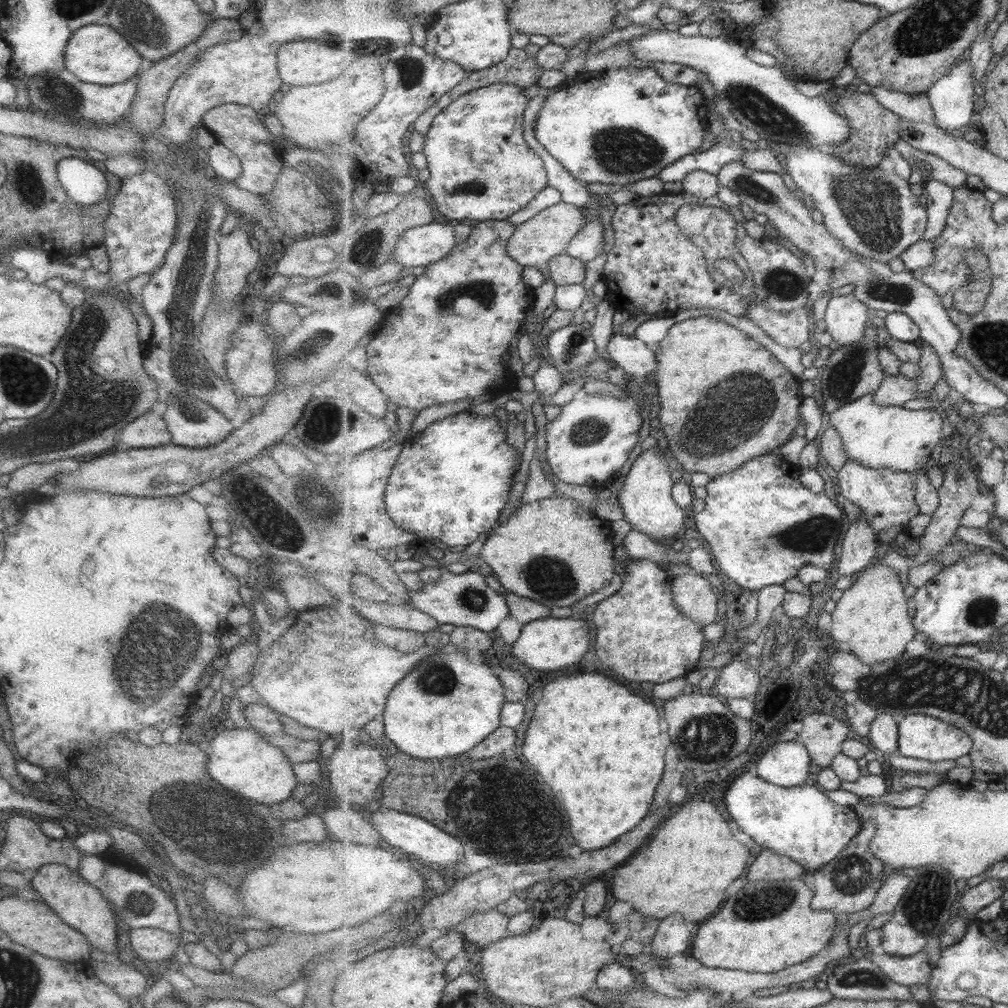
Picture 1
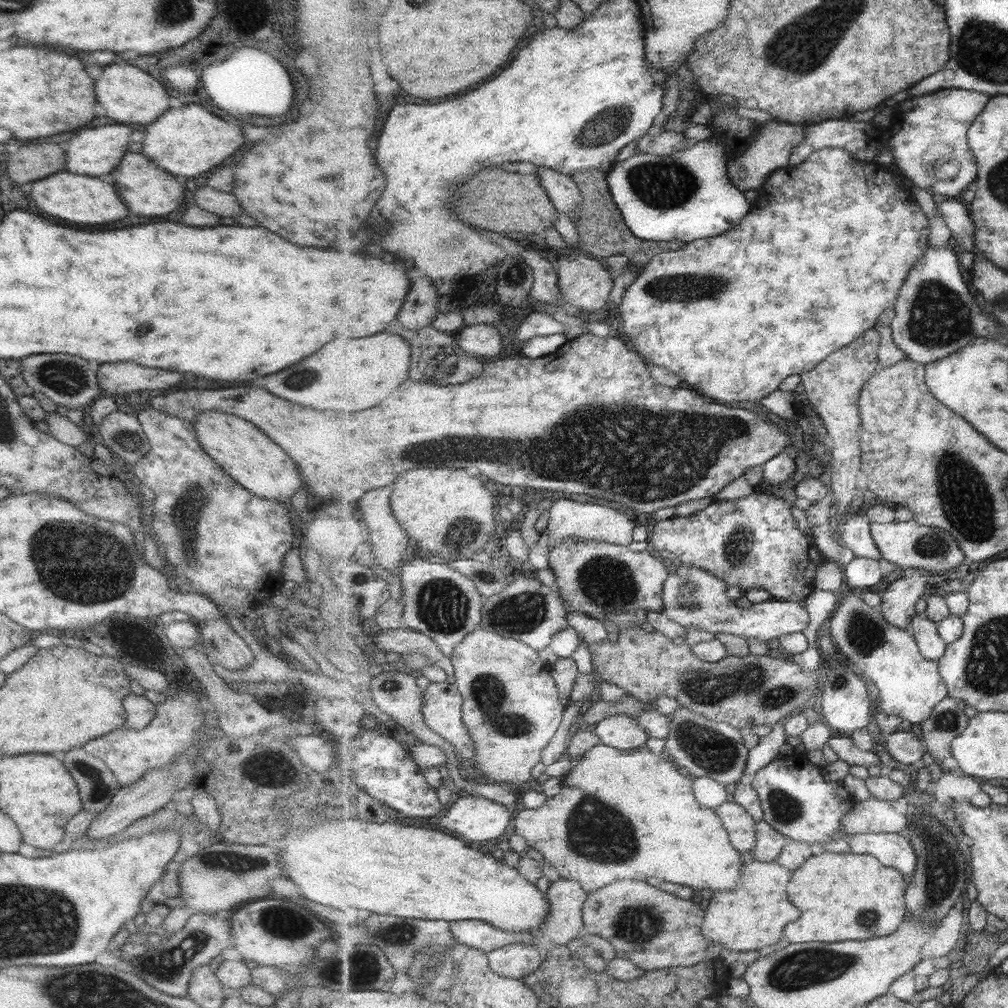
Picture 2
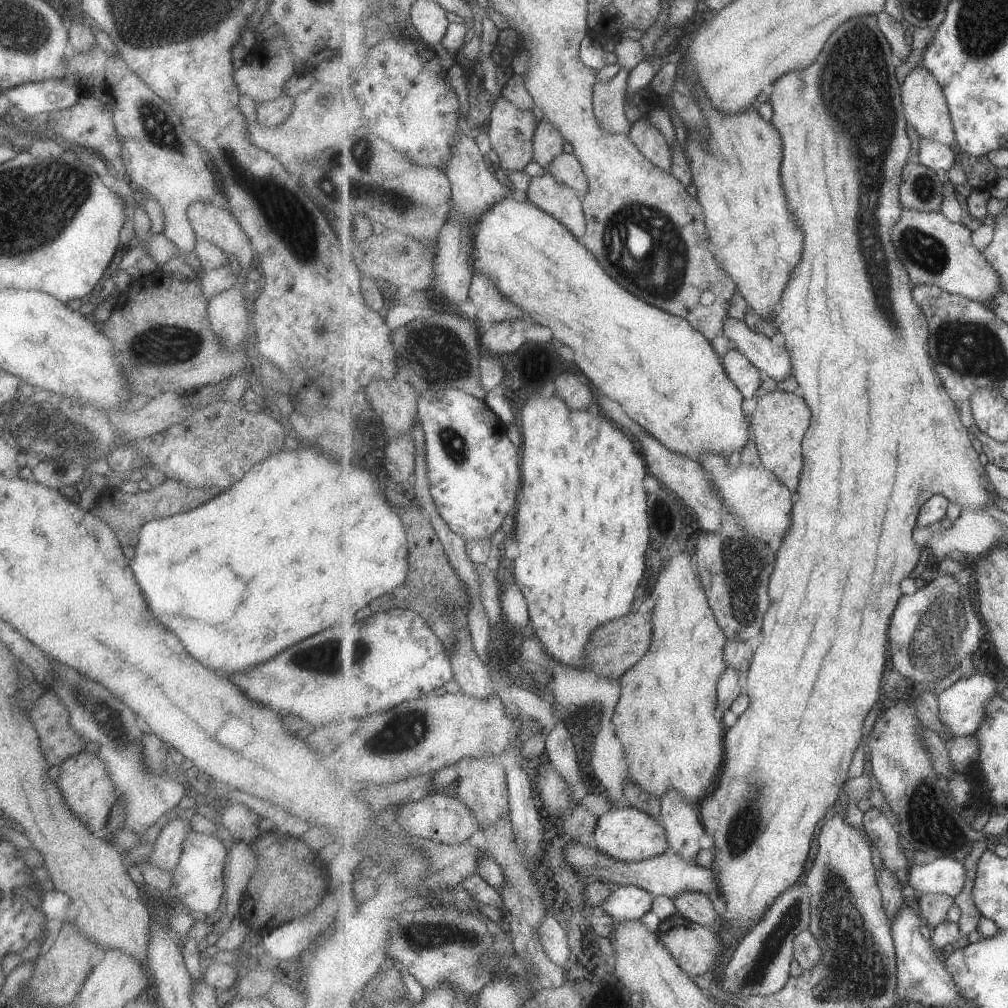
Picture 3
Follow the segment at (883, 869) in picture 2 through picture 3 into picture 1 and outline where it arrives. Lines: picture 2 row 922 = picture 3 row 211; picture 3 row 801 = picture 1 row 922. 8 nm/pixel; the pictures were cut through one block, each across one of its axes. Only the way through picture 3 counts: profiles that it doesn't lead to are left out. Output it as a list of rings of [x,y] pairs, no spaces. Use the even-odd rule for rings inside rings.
[[[795,879],[748,881],[718,914],[699,924],[693,956],[709,968],[776,973],[801,964],[827,948],[837,931],[833,911],[814,910],[814,889]]]

